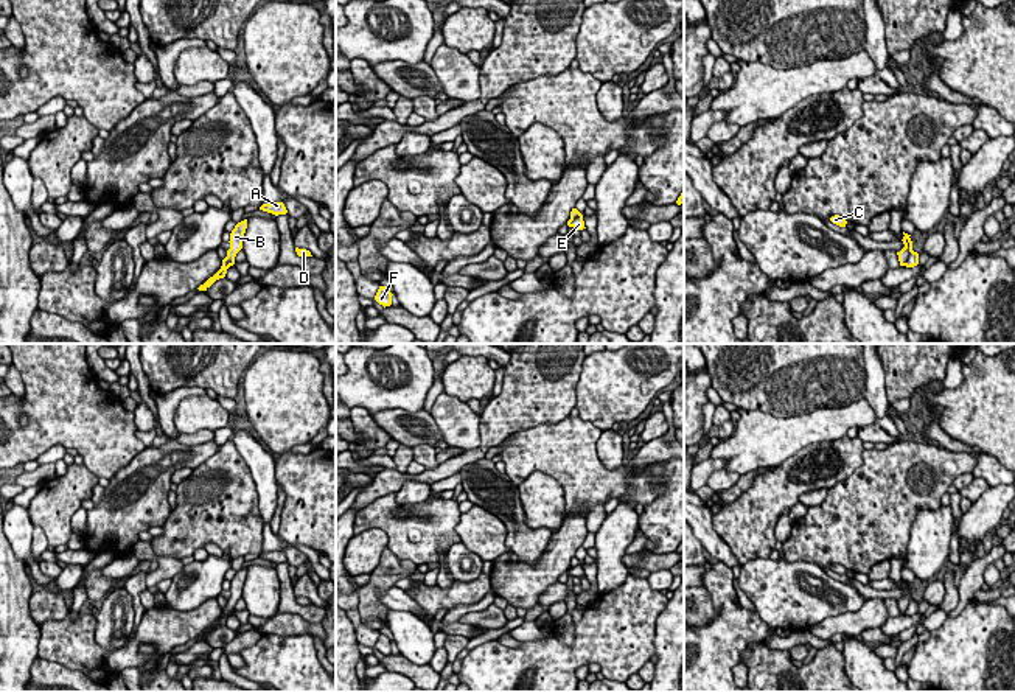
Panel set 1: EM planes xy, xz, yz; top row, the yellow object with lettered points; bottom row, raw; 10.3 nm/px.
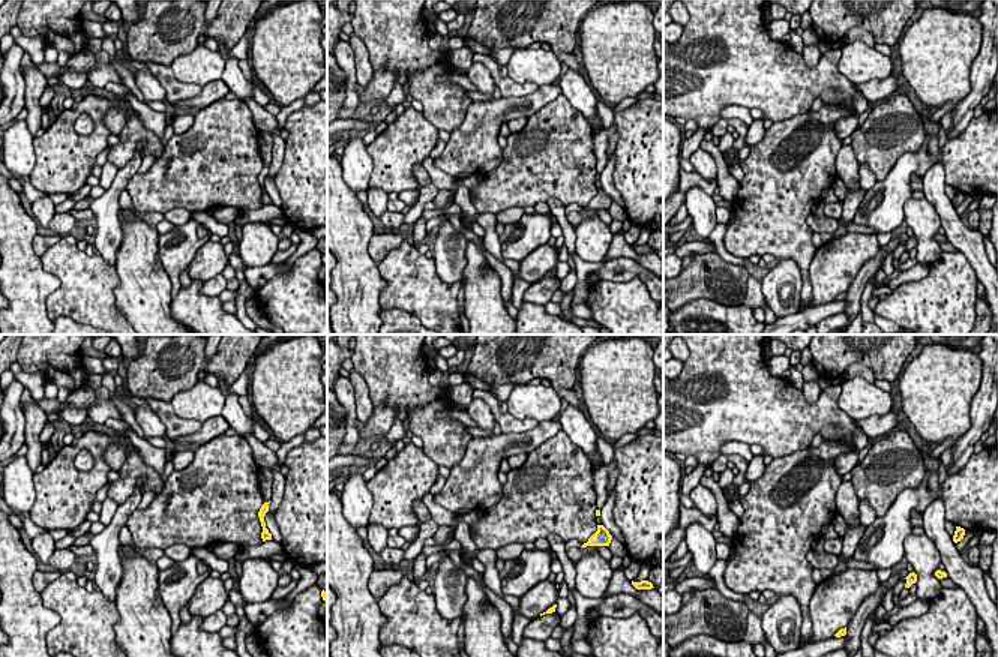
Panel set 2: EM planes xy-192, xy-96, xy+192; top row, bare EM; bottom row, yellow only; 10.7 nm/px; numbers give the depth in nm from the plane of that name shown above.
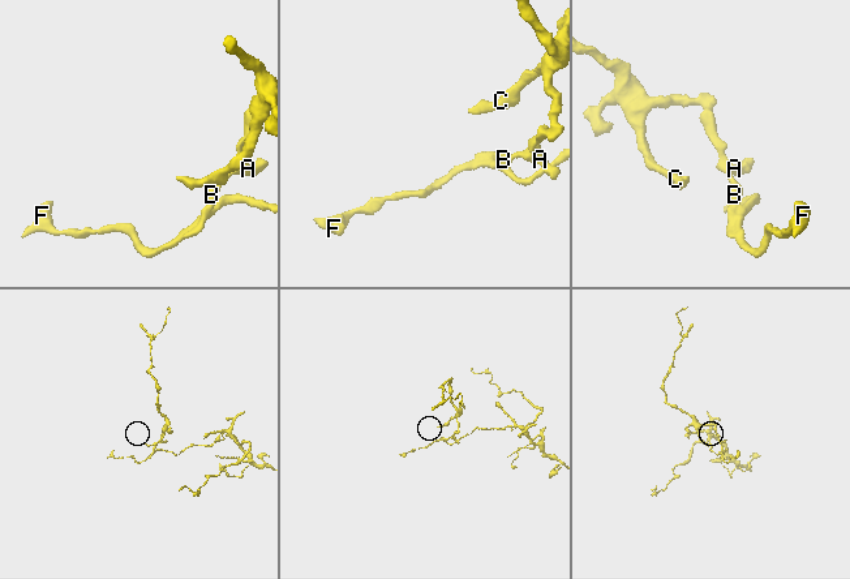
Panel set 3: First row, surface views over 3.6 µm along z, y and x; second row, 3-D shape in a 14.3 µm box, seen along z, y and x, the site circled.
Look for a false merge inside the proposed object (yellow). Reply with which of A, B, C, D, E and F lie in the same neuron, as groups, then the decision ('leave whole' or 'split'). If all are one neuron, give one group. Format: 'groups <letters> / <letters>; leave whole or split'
groups A B C / D E F; split

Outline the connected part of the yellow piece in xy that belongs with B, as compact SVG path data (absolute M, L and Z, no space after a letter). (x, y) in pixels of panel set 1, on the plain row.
M247 568L238 571L235 577L230 582L230 597L227 599L227 605L222 608L221 620L219 624L208 633L202 636L202 639L207 639L216 628L224 627L227 622L227 617L230 616L230 611L235 611L236 602L242 597L242 588L247 577Z

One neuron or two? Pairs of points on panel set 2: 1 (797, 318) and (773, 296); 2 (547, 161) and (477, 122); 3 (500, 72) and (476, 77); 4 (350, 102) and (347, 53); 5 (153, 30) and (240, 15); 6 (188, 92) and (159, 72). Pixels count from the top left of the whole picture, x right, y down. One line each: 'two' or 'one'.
1: two
2: two
3: two
4: one
5: one
6: one

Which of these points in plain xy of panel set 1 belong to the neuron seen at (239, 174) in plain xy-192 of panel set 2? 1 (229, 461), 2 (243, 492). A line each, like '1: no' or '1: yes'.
1: yes
2: yes

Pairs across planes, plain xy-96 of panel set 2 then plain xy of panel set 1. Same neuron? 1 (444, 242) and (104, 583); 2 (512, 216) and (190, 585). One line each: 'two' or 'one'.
1: two
2: two

